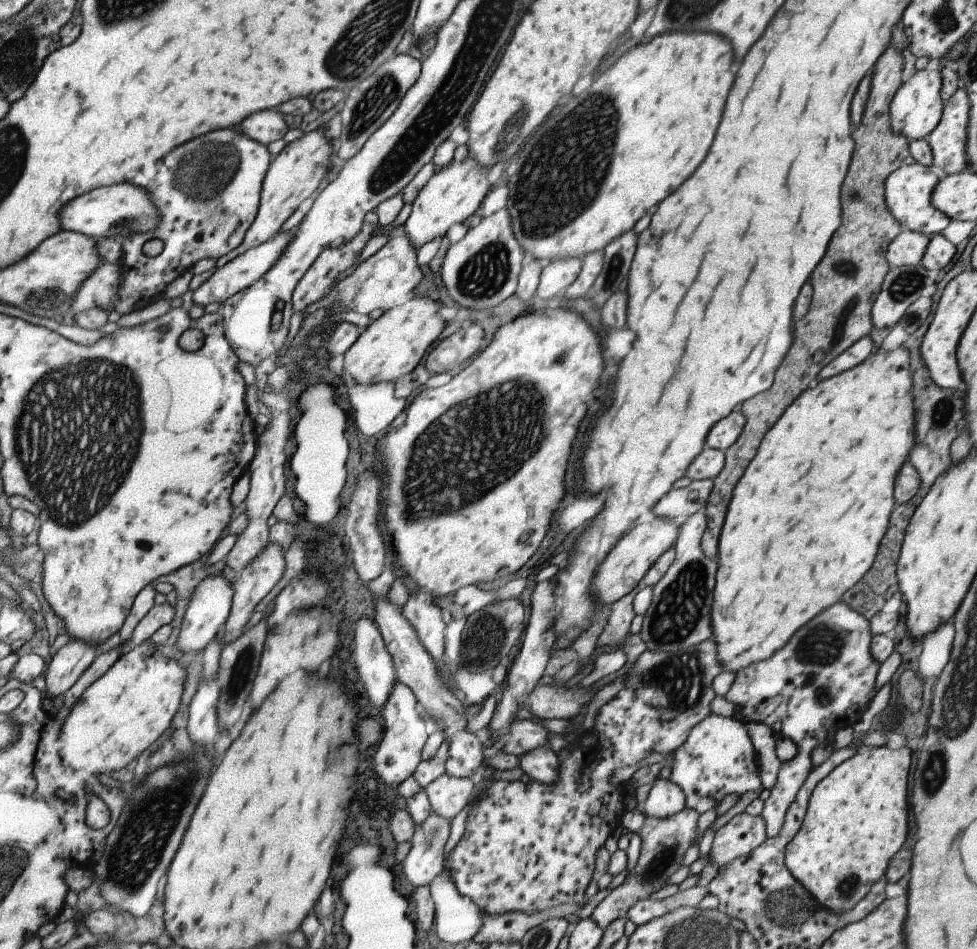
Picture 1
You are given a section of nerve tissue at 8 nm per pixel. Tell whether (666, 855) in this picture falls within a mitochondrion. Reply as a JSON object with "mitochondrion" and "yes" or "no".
{"mitochondrion":"yes"}

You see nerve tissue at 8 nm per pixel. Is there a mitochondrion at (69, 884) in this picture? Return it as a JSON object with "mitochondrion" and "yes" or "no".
{"mitochondrion":"no"}

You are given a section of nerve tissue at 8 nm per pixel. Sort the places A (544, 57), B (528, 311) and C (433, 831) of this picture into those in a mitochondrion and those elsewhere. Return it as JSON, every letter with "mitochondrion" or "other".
{"A":"other","B":"other","C":"mitochondrion"}

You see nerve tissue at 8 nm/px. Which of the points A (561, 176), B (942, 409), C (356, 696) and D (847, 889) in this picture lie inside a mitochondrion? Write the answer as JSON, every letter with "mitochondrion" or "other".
{"A":"mitochondrion","B":"mitochondrion","C":"other","D":"mitochondrion"}

